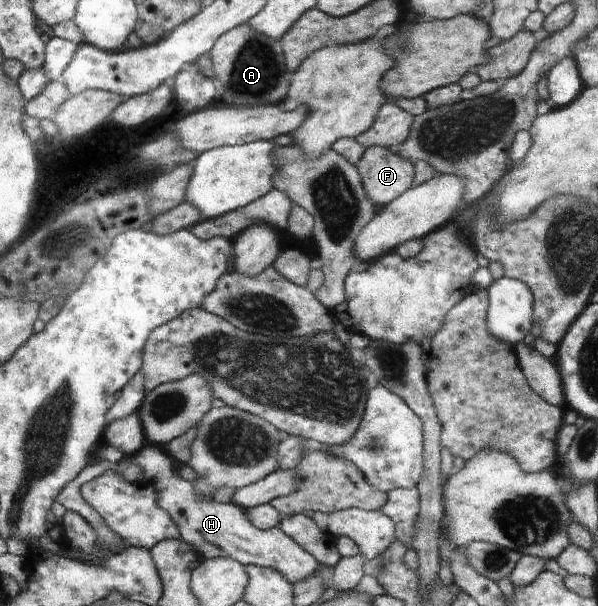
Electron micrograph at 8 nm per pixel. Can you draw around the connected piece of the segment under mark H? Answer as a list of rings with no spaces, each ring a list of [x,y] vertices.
[[[147,443],[145,447],[133,457],[125,457],[120,463],[121,465],[133,462],[139,465],[144,473],[144,479],[140,482],[152,483],[158,495],[159,505],[172,517],[176,525],[180,528],[180,537],[189,545],[192,545],[196,552],[205,558],[228,557],[236,562],[242,563],[244,566],[253,564],[254,566],[263,566],[279,570],[286,578],[295,585],[299,580],[307,580],[309,576],[316,574],[320,568],[320,562],[313,557],[307,550],[303,549],[292,537],[284,532],[279,526],[261,530],[257,525],[253,525],[253,521],[249,519],[246,510],[240,505],[233,503],[219,503],[211,496],[200,496],[196,492],[196,487],[191,481],[185,480],[177,473],[177,461],[167,453],[165,447],[156,446]]]

